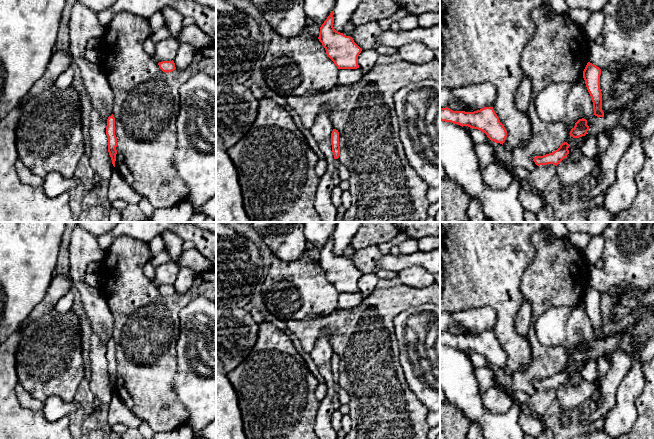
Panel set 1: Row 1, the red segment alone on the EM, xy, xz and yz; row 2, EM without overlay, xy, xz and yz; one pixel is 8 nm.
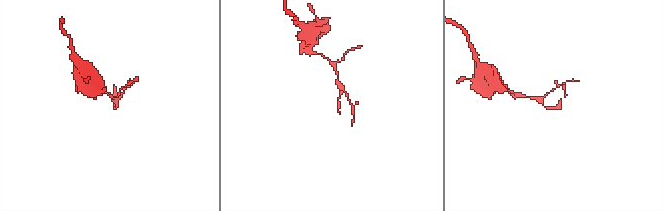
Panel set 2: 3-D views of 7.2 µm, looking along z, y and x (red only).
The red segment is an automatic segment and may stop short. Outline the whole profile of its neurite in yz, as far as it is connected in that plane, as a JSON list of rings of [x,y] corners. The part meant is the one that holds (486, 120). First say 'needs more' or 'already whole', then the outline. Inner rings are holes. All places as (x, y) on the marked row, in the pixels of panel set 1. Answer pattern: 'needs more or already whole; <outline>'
already whole; [[[448,107],[440,108],[440,120],[478,129],[491,141],[502,145],[507,137],[507,131],[493,107],[484,107],[474,112],[453,111]]]

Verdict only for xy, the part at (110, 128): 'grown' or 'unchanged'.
unchanged

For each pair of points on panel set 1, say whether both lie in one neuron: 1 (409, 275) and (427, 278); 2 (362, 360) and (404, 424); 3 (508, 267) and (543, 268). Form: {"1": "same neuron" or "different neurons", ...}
{"1": "same neuron", "2": "same neuron", "3": "different neurons"}

